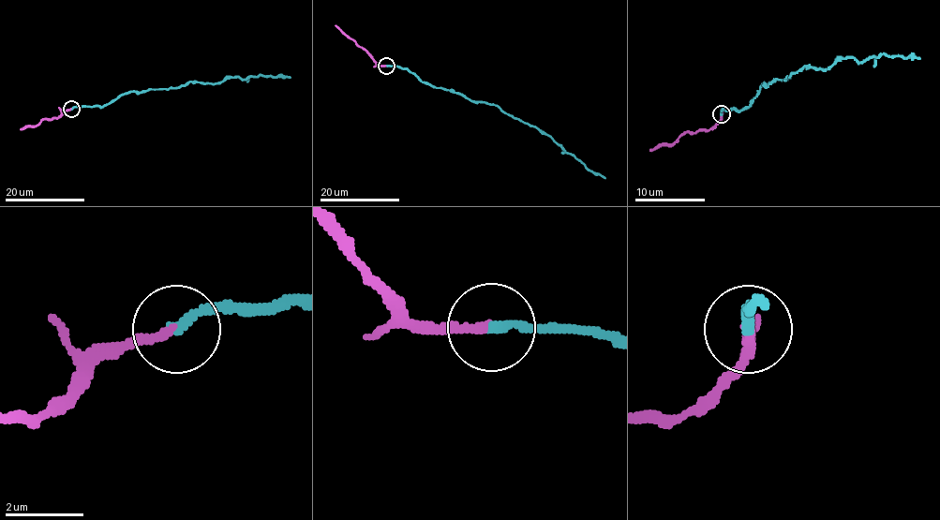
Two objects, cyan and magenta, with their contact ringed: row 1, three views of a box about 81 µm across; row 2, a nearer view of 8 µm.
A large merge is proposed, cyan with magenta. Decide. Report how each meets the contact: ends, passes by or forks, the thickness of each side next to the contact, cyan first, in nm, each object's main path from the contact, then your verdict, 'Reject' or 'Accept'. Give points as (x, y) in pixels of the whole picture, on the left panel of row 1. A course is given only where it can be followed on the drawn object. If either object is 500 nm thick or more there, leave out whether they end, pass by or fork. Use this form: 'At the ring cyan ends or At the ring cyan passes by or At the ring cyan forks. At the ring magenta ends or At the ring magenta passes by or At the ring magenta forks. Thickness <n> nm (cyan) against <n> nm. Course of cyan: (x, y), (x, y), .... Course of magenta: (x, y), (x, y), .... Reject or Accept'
At the ring cyan ends. At the ring magenta ends. Thickness 240 nm (cyan) against 240 nm. Course of cyan: (71, 109), (104, 107), (130, 92), (171, 88), (192, 81), (220, 83), (227, 79), (260, 75), (290, 78). Course of magenta: (71, 109), (58, 117), (42, 119), (36, 126), (25, 126), (21, 129). Accept

